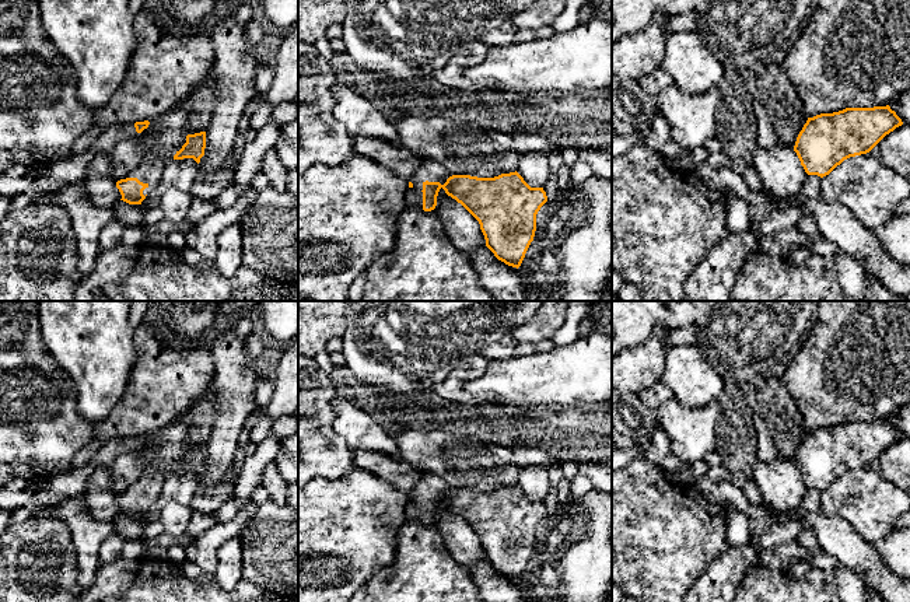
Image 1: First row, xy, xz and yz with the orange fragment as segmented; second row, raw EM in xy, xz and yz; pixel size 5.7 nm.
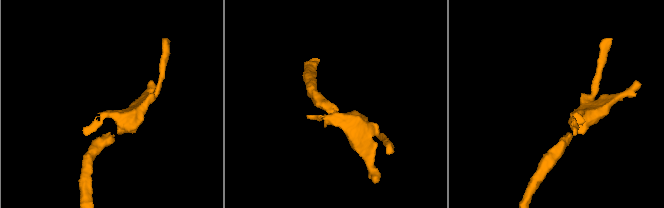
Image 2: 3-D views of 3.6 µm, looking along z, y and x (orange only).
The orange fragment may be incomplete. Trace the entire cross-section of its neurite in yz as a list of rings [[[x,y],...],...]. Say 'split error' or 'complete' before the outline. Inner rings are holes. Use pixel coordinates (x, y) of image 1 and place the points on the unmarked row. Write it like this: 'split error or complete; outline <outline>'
complete; outline [[[889,419],[820,427],[808,431],[794,465],[808,489],[823,491],[844,473],[869,466],[902,438]]]

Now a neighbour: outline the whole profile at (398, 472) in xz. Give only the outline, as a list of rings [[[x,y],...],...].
[[[354,449],[354,466],[388,480],[395,489],[410,493],[423,476],[403,458],[395,459],[379,451]]]

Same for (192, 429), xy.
[[[211,384],[193,407],[183,412],[172,424],[153,434],[157,438],[155,447],[148,447],[144,442],[134,451],[137,459],[144,465],[144,469],[168,470],[179,465],[186,456],[188,448],[206,445],[214,416],[216,395]]]

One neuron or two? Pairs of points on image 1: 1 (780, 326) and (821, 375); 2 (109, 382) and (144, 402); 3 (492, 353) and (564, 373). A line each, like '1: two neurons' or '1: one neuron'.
1: two neurons
2: two neurons
3: two neurons

